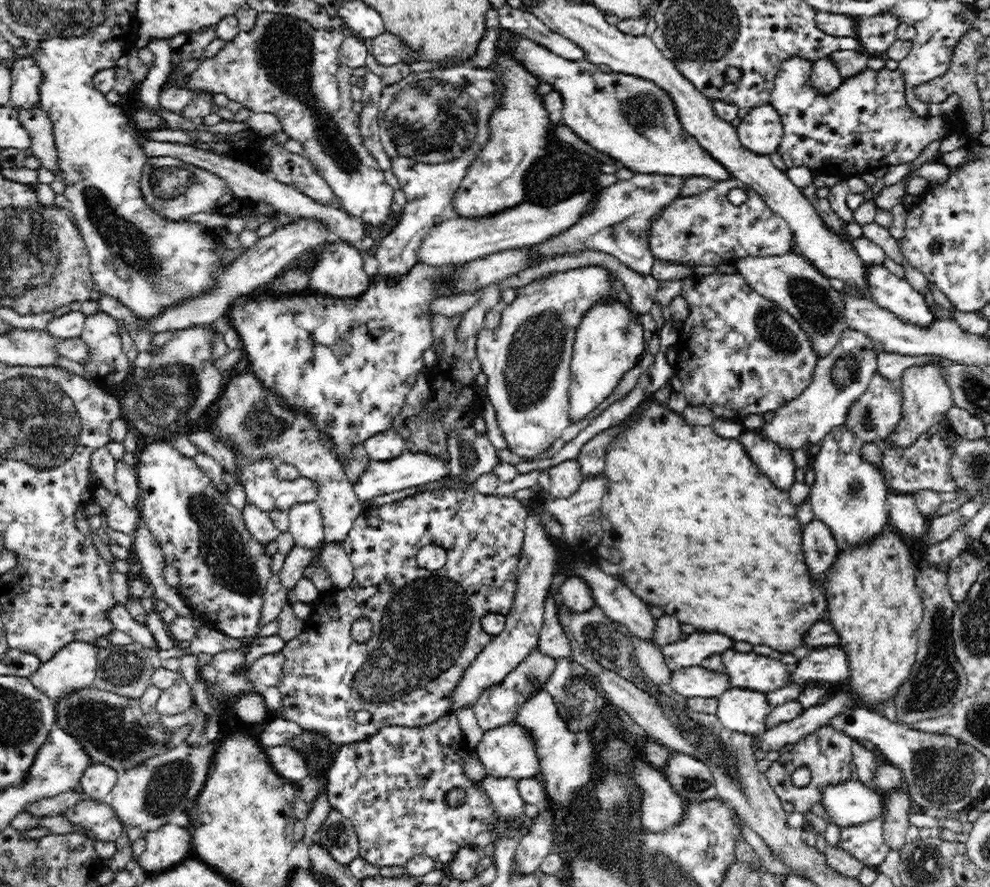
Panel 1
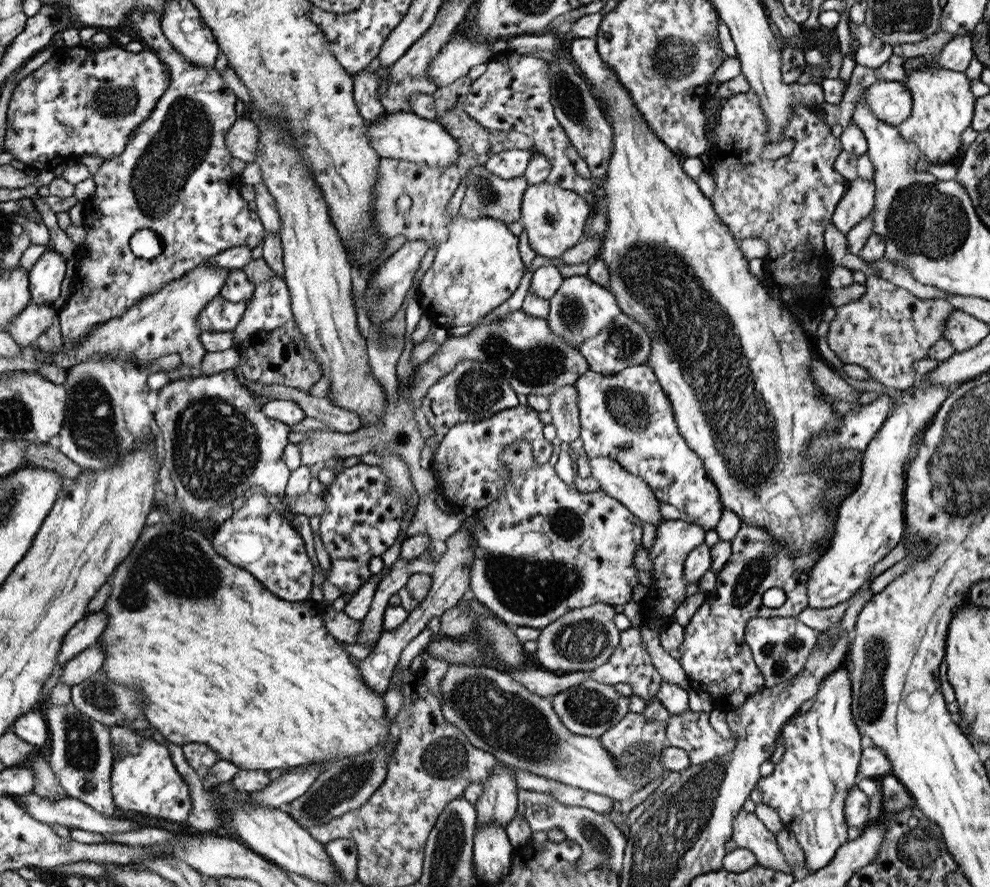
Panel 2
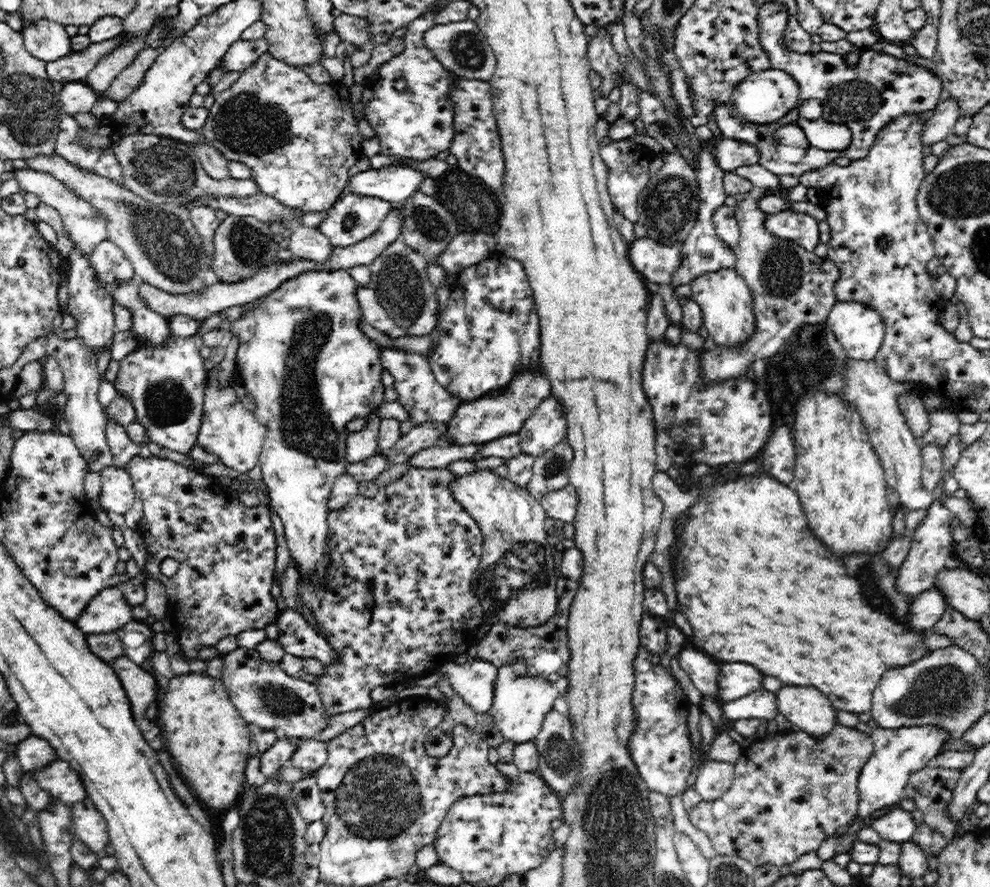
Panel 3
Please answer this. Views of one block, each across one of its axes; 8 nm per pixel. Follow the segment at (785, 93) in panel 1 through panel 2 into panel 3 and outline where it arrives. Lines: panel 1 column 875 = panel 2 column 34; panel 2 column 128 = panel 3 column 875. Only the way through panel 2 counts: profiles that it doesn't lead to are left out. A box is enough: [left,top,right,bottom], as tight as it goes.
[714,1,943,177]

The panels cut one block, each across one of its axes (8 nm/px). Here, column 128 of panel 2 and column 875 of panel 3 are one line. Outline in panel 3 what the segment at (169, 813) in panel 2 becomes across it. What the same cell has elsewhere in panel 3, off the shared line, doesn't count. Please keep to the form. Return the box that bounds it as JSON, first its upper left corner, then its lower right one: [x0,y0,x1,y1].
[857,723,952,820]

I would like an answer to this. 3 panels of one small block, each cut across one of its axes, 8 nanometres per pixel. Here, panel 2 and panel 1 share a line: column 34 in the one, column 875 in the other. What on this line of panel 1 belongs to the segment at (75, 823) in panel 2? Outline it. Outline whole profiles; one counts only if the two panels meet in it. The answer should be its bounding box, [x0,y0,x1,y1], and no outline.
[822,779,884,827]

